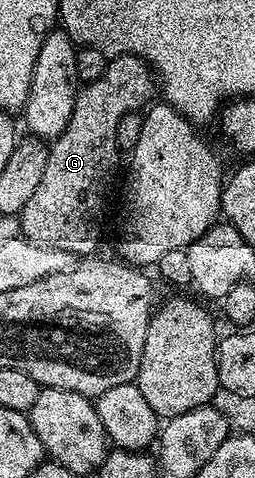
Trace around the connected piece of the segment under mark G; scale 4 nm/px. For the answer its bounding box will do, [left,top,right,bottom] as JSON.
[21,54,156,256]

